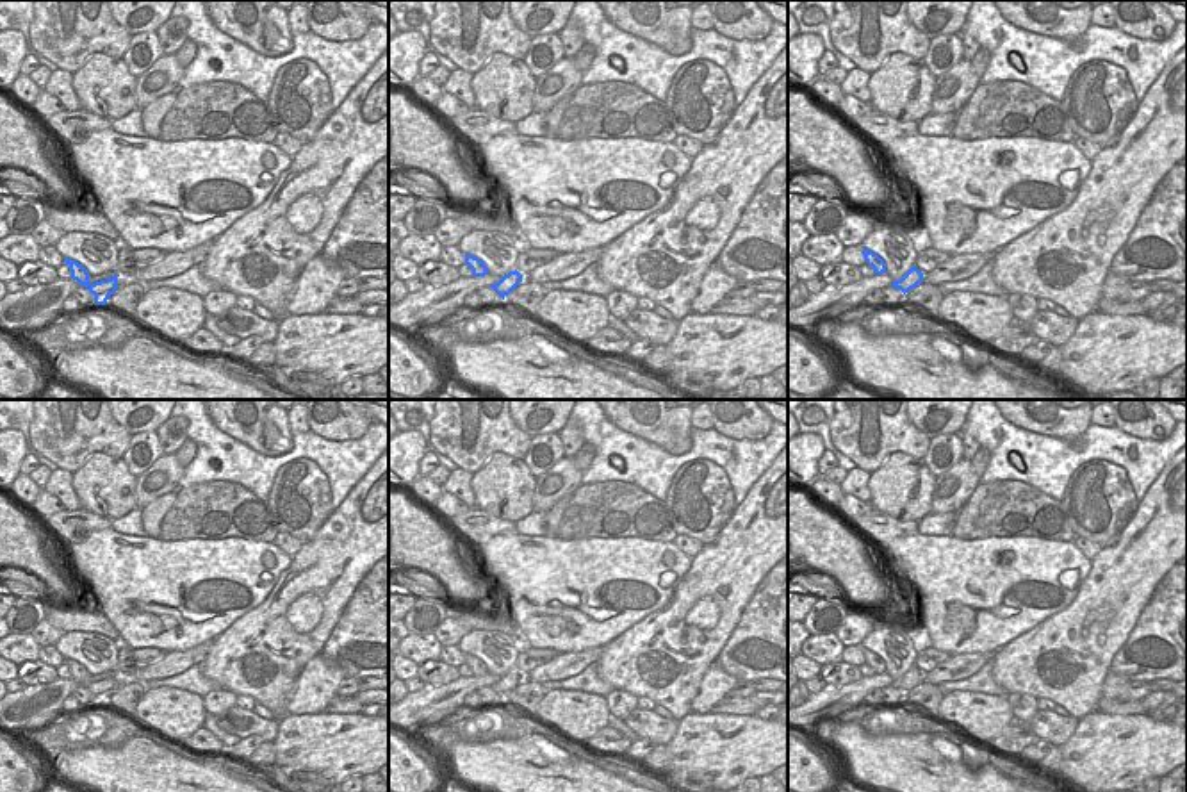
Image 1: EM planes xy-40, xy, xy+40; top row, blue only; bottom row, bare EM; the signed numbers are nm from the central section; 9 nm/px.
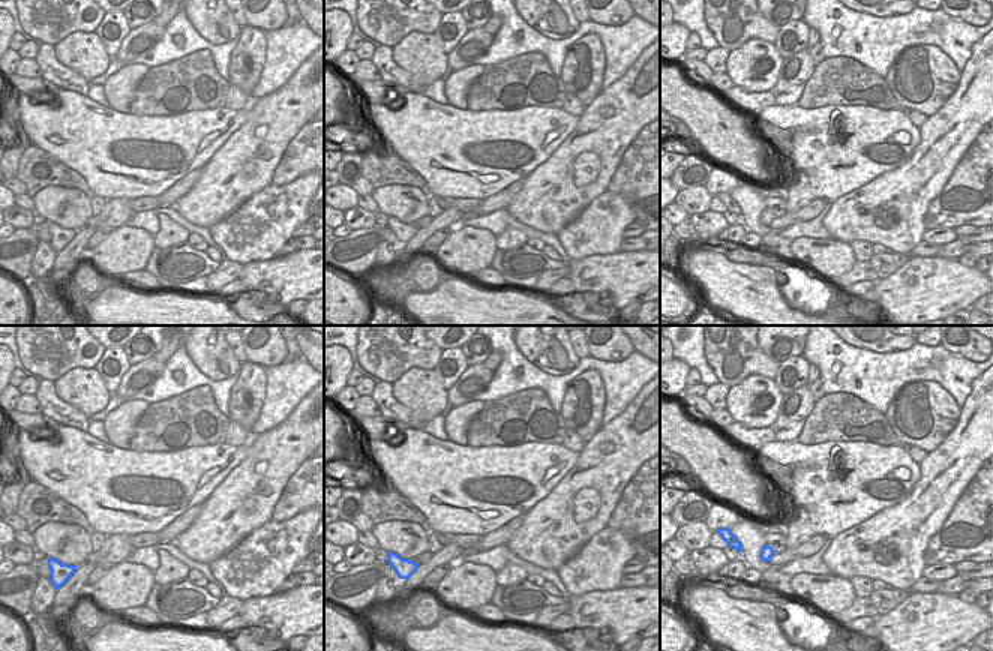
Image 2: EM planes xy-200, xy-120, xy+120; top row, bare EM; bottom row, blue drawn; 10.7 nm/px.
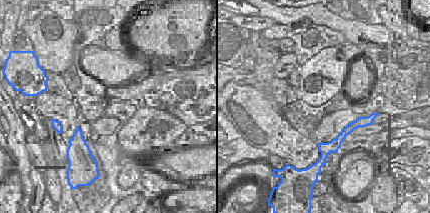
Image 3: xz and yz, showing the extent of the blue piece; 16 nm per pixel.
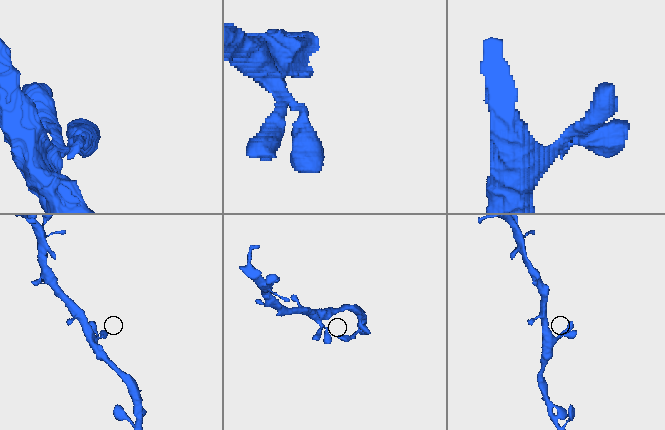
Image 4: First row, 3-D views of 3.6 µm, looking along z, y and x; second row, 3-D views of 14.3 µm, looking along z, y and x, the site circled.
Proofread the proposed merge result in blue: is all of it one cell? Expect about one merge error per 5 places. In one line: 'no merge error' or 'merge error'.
no merge error

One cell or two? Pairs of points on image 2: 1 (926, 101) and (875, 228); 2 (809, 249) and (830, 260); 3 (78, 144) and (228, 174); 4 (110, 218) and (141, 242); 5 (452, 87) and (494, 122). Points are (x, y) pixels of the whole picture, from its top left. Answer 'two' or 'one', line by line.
1: two
2: one
3: two
4: two
5: two

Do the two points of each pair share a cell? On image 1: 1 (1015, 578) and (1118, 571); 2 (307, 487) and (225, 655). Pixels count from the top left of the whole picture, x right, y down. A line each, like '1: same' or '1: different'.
1: different
2: different

